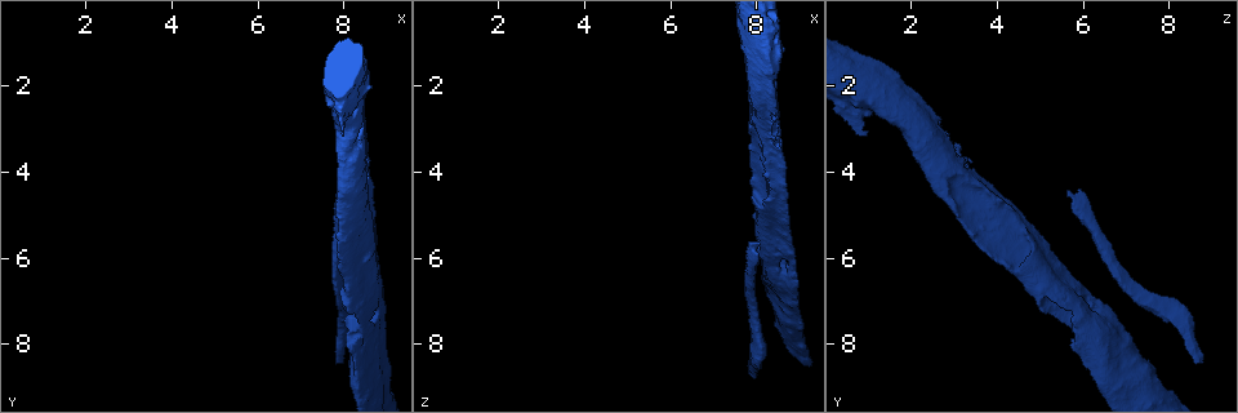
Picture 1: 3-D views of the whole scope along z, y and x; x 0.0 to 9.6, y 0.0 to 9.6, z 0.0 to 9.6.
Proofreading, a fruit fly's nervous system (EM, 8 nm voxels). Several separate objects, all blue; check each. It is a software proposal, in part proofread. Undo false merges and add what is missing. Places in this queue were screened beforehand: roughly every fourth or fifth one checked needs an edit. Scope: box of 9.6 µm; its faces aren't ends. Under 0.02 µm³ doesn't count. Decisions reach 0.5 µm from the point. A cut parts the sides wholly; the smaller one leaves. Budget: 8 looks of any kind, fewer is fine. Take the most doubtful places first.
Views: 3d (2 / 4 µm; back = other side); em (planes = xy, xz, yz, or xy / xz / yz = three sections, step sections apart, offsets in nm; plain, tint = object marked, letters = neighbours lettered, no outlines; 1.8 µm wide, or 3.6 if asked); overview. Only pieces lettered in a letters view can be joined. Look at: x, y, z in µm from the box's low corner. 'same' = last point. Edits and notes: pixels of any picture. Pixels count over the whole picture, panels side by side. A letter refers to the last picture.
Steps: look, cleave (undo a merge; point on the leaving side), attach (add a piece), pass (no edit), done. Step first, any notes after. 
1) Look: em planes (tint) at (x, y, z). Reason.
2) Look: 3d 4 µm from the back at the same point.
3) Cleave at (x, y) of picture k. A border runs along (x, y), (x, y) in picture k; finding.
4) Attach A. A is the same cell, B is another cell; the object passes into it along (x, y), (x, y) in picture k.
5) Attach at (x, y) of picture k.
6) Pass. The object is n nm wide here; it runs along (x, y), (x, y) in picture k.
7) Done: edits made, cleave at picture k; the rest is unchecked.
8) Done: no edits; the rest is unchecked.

Look: em planes (letters) at (8.05, 4.45, 5.65). Long arm stops here.

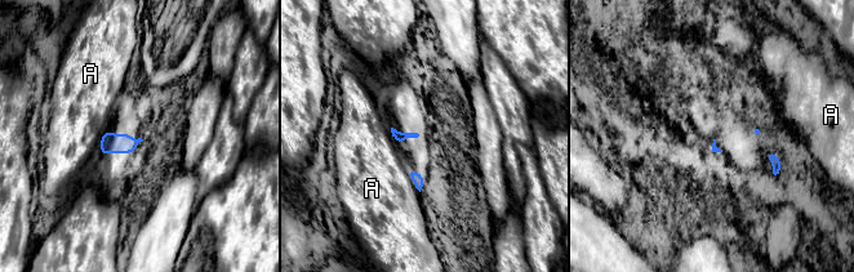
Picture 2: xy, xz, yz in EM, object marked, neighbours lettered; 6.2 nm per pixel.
Pass. A is another cell; none of them fits.

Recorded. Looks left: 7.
Look: 3d 2 µm at (7.95, 8.45, 8.70). An open end.

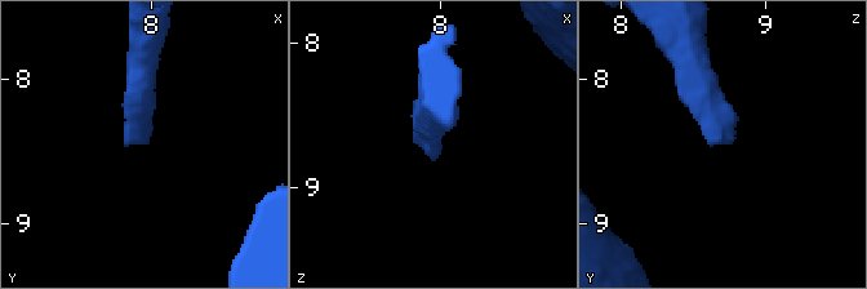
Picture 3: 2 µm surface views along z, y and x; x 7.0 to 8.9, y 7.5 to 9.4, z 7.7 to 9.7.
Look: em planes (tint) at (7.94, 8.42, 8.74).

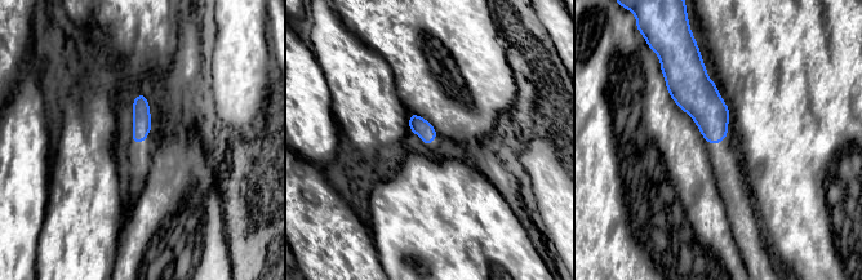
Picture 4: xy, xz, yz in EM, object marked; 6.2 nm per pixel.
Look: em planes (letters) at the same point. What lies round it.

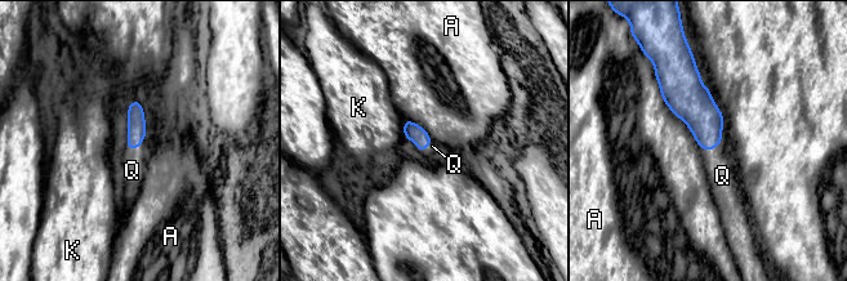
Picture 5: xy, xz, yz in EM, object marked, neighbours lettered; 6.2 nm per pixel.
Attach Q. Q is the same cell, A and K are other cells; the cell continues.

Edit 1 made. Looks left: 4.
Look: em yz step 16 (tint) at (8.90, 7.15, 6.40). Closes a loop.

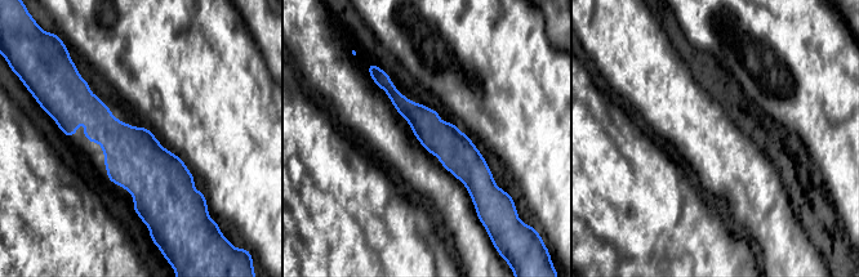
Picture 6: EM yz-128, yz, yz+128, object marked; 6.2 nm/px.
Look: em planes (letters) at the same point.

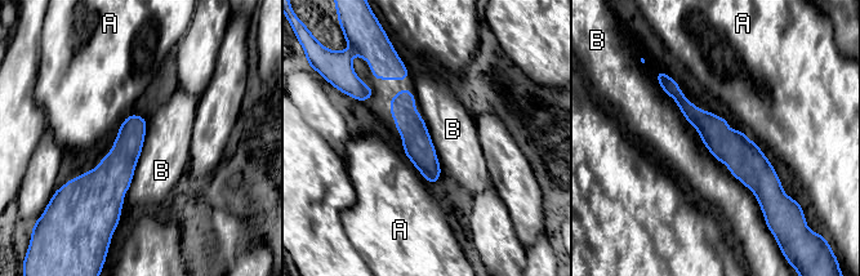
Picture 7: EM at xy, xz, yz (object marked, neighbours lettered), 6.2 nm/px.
Pass. The object is 180 nm wide here; A and B are other cells; it runs along (667, 83), (765, 185), (765, 201) in picture 7; all the same cell.

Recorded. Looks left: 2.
Done: edits made, attach at picture 5; the rest is unchecked.

